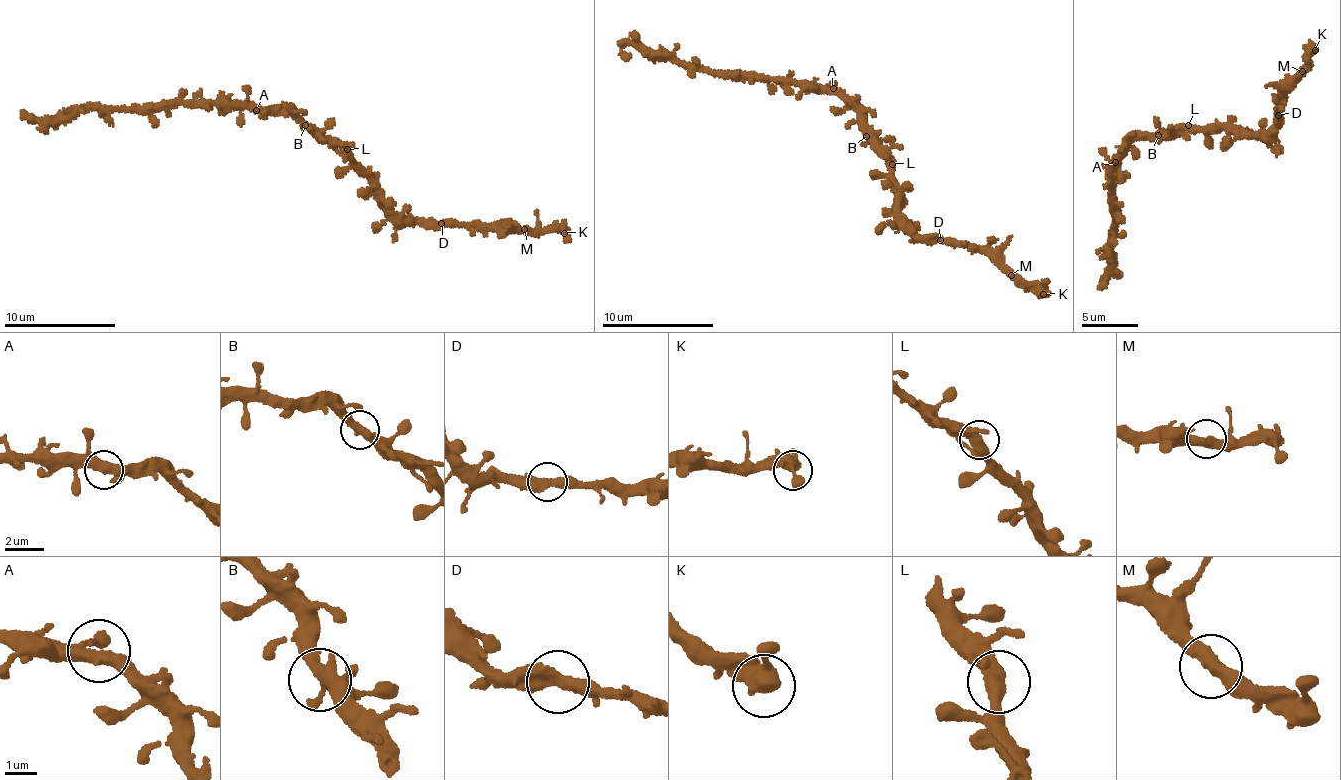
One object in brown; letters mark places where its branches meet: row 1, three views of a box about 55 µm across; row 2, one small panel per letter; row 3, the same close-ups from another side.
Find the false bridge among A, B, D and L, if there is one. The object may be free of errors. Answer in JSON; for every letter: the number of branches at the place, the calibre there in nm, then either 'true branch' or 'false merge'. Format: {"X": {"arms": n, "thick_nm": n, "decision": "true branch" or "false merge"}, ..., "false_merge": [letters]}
{"A": {"arms": 2, "thick_nm": 440, "decision": "true branch"}, "B": {"arms": 2, "thick_nm": 440, "decision": "true branch"}, "D": {"arms": 2, "thick_nm": 460, "decision": "true branch"}, "L": {"arms": 2, "thick_nm": 440, "decision": "true branch"}, "false_merge": []}

